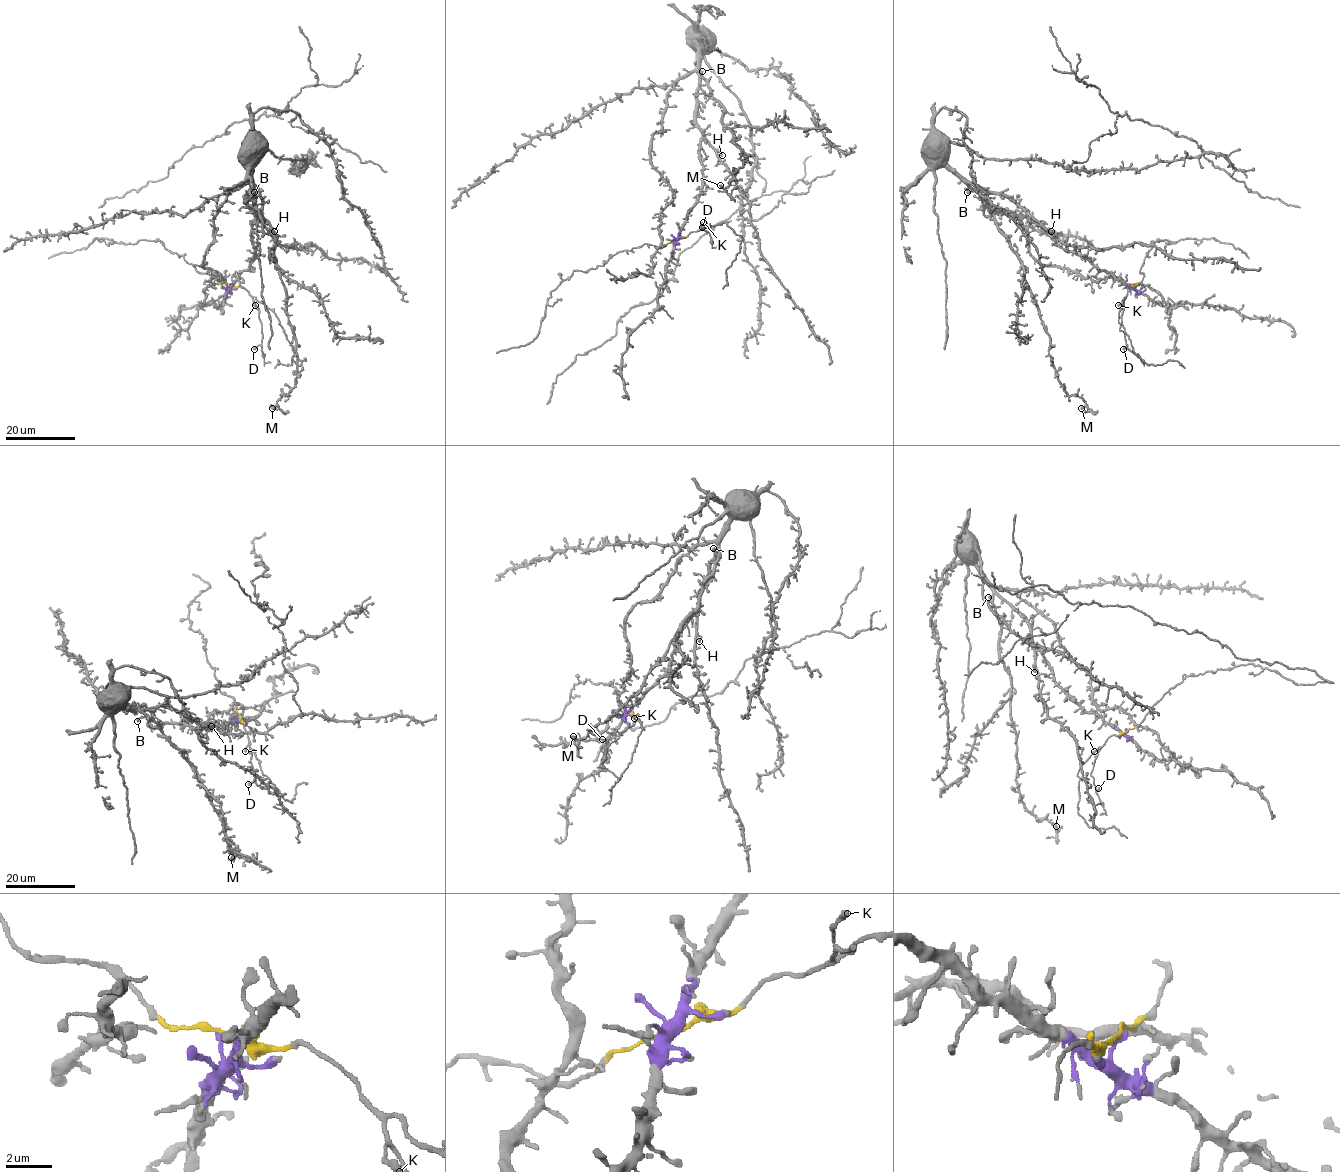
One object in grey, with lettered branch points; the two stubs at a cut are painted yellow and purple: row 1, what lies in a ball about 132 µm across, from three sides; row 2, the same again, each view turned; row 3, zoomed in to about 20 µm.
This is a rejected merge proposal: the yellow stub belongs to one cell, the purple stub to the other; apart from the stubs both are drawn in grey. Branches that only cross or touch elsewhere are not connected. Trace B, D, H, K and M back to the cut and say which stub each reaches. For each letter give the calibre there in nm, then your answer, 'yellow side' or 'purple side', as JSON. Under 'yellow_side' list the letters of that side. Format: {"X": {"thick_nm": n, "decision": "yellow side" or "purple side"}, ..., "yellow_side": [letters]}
{"B": {"thick_nm": 420, "decision": "purple side"}, "D": {"thick_nm": 400, "decision": "yellow side"}, "H": {"thick_nm": 360, "decision": "purple side"}, "K": {"thick_nm": 260, "decision": "yellow side"}, "M": {"thick_nm": 420, "decision": "purple side"}, "yellow_side": ["D", "K"]}

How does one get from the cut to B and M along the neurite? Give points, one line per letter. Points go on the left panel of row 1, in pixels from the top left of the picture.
B: (228, 285), (229, 288), (253, 258), (254, 213), (248, 198), (253, 185), (254, 192)
M: (228, 285), (252, 261), (253, 185), (275, 236), (297, 356), (296, 383), (272, 408)

